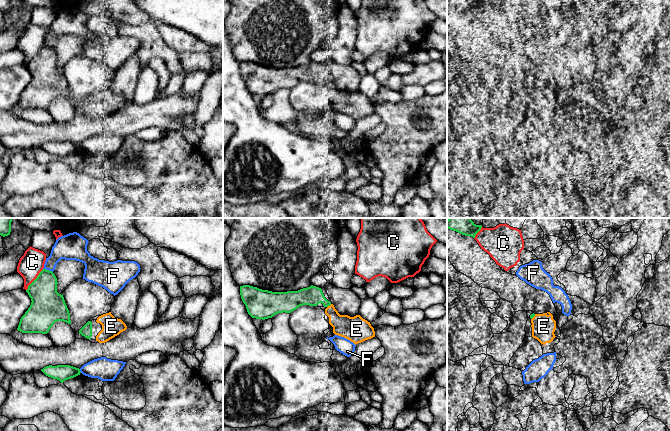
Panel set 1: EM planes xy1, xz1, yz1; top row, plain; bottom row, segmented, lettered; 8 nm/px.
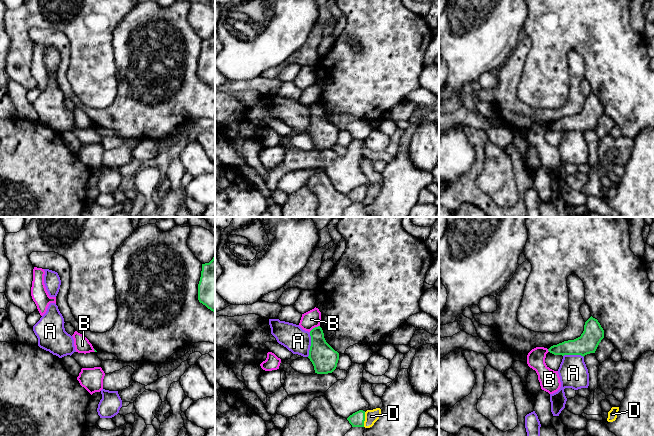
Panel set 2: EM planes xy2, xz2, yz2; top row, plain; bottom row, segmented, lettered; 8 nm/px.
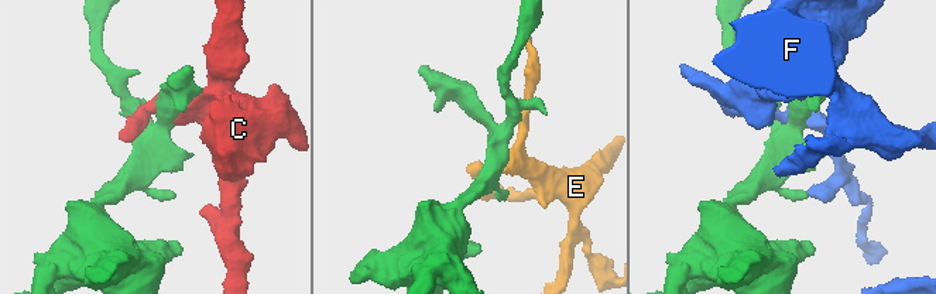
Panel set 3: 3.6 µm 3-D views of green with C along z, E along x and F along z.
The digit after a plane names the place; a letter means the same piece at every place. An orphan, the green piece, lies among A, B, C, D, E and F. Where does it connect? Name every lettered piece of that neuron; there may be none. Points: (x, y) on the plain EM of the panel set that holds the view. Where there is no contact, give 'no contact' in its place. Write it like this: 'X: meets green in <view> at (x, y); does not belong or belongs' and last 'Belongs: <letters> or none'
A: meets green in xz2 at (311, 120); does not belong
B: meets green in xz2 at (315, 103); does not belong
C: meets green in xy1 at (34, 56); does not belong
D: meets green in xz2 at (364, 195); does not belong
E: meets green in xz1 at (329, 81); belongs
F: meets green in xy1 at (48, 46); does not belong
Belongs: E

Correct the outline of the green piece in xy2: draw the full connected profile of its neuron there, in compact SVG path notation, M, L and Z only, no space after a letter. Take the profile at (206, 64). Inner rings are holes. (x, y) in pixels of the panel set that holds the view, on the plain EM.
M215 32L209 39L202 40L198 60L198 76L215 88Z

